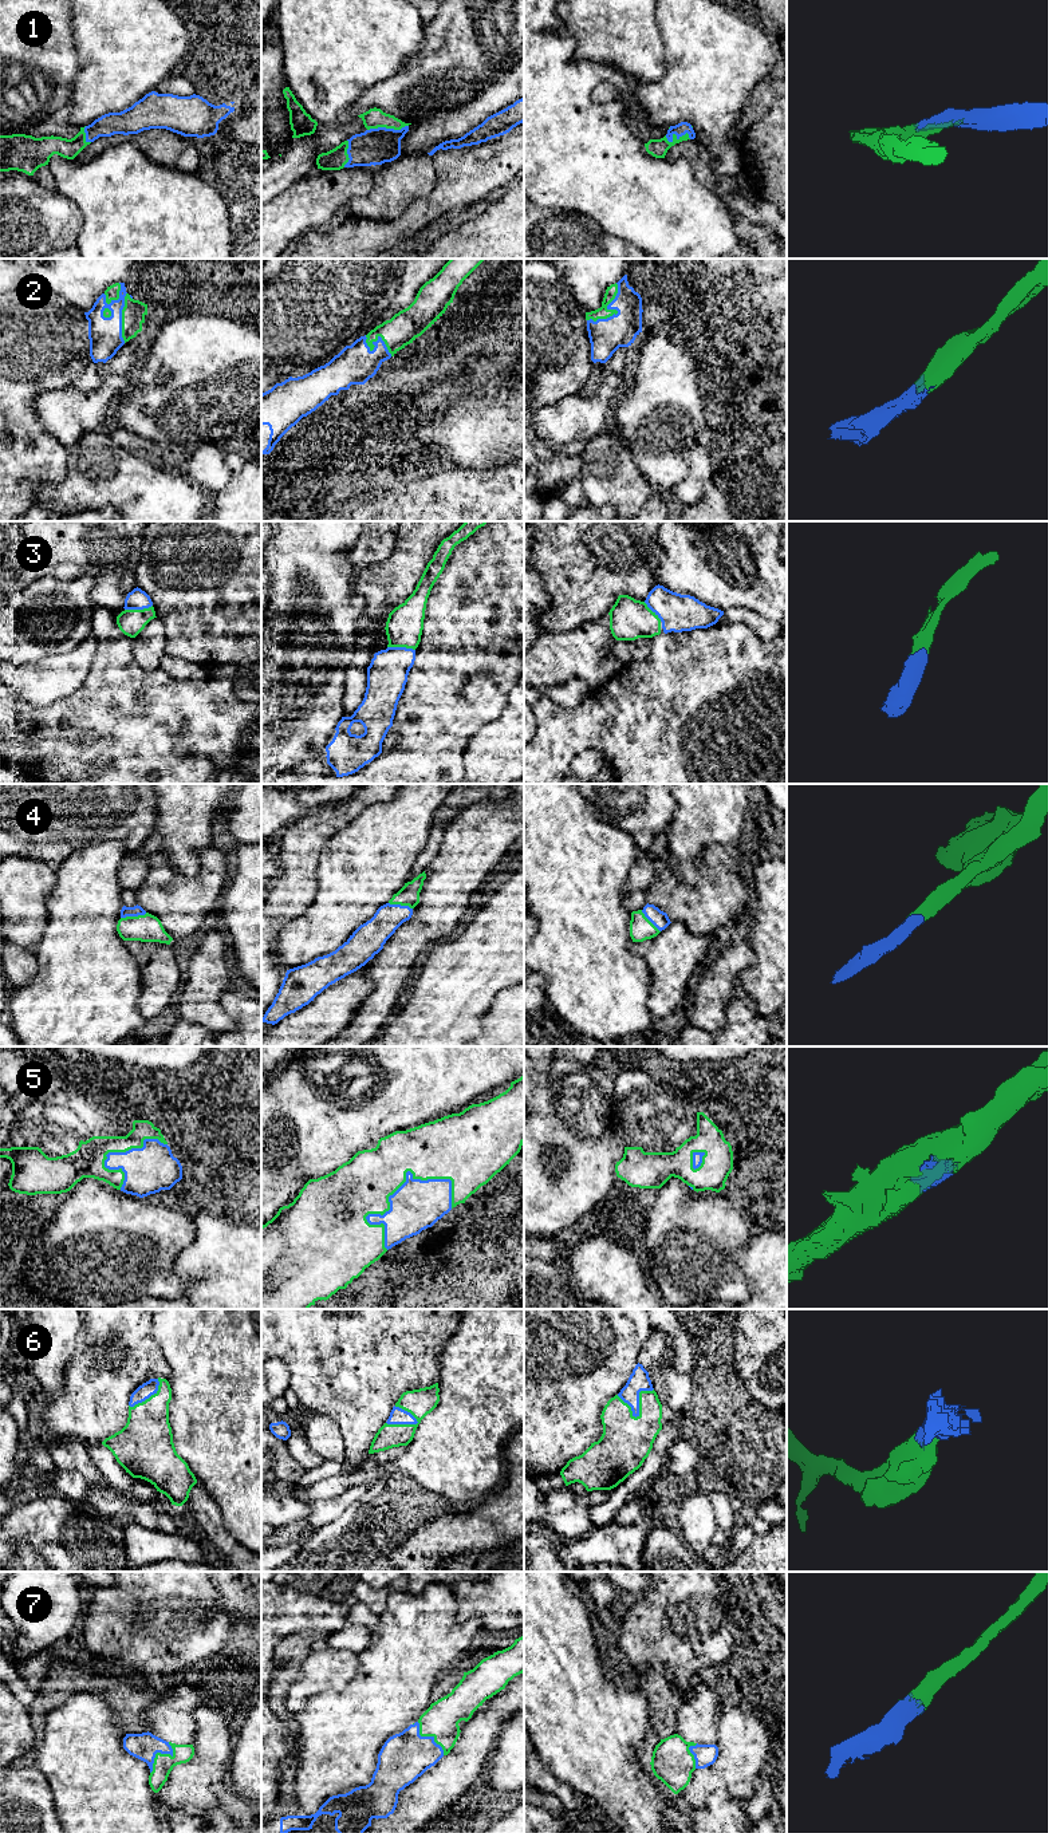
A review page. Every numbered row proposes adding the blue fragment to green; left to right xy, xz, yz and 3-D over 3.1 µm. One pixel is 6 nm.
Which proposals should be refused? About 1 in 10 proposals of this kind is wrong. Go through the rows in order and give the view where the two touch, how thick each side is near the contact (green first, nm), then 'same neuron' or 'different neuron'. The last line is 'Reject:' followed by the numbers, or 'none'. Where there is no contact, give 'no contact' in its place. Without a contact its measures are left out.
1: contact in xz; calibres 120 and 220 nm; same neuron
2: contact in yz; calibres 70 and 200 nm; same neuron
3: contact in xy; calibres 160 and 120 nm; same neuron
4: contact in xy; calibres 160 and 70 nm; same neuron
5: contact in xz; calibres 340 and 300 nm; same neuron
6: contact in yz; calibres 300 and 120 nm; same neuron
7: contact in xy; calibres 120 and 160 nm; same neuron
Reject: none

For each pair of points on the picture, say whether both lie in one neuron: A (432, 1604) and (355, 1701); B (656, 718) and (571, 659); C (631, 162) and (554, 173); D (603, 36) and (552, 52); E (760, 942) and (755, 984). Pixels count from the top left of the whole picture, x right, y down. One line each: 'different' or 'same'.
A: same
B: different
C: same
D: different
E: same

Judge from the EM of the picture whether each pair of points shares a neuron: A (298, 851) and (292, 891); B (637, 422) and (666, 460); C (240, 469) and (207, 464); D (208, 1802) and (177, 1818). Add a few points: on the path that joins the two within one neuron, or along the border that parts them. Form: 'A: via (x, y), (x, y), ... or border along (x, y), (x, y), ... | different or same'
A: border along (283, 848), (279, 859), (288, 875), (316, 880) | different
B: via (645, 432), (658, 445), (660, 450) | same
C: border along (221, 453), (232, 473), (232, 479), (220, 492) | different
D: border along (217, 1806), (200, 1812), (168, 1810) | different

